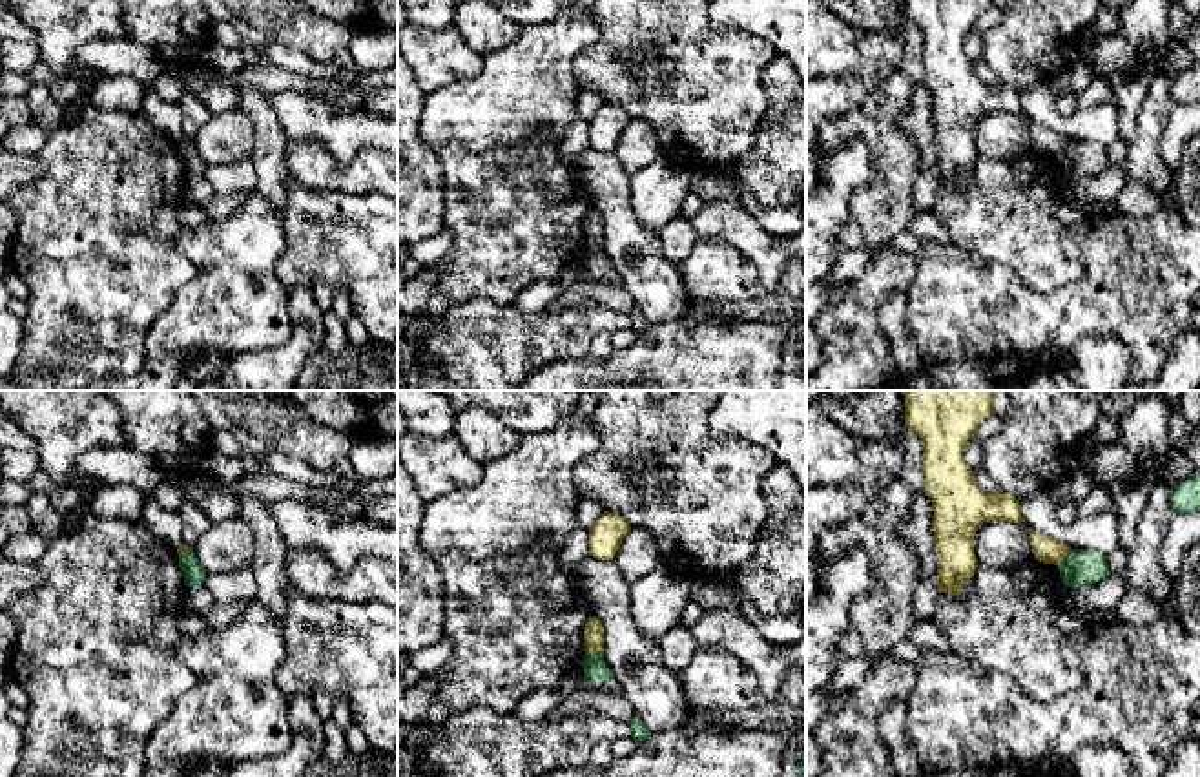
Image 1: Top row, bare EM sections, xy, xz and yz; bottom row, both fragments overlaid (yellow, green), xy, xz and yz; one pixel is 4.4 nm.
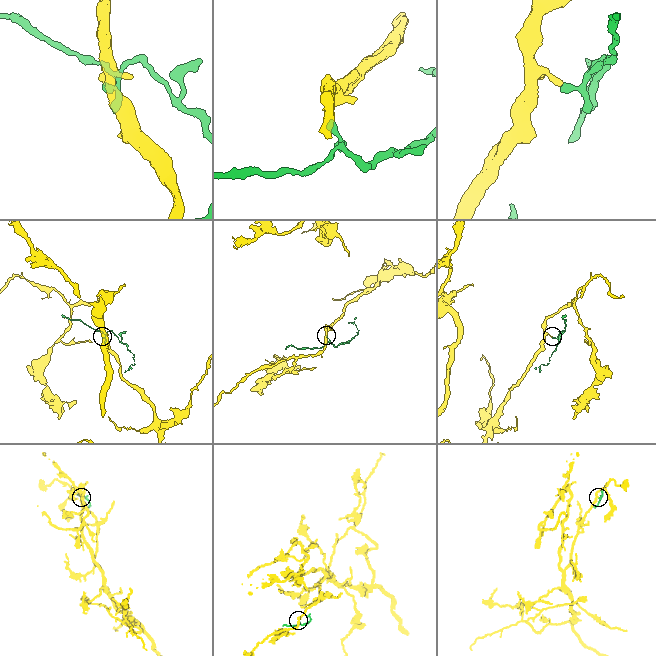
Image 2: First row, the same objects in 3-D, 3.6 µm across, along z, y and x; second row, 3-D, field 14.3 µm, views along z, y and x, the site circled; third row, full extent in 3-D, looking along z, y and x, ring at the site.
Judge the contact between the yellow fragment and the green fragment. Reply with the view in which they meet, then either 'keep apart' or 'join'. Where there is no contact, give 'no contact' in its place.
contact in xz; keep apart

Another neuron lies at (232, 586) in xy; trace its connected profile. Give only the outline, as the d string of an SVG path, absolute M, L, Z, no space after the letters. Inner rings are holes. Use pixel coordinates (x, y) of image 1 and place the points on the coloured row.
M250 567L228 573L206 573L202 585L213 595L217 604L253 602L257 595L257 582Z

